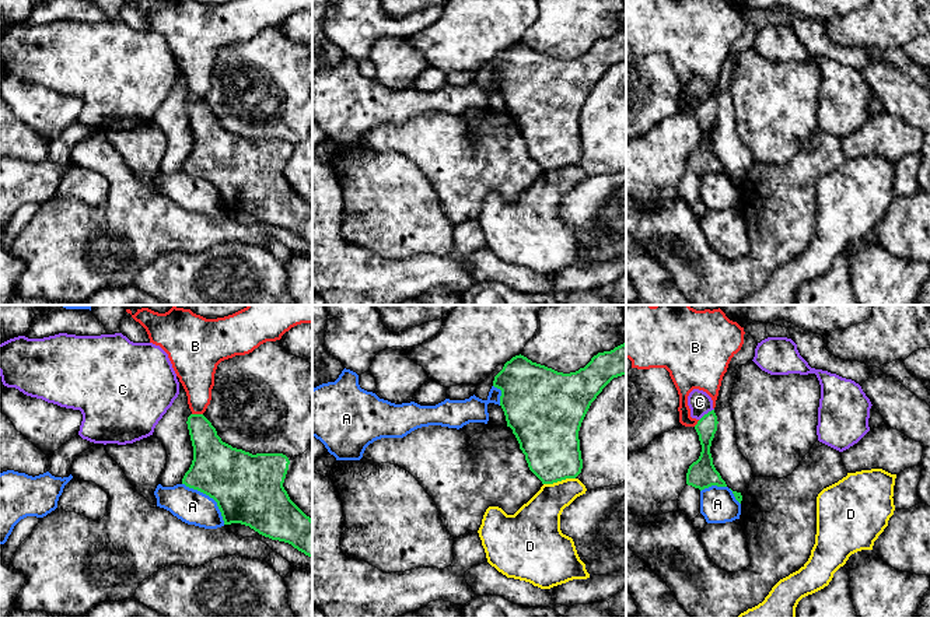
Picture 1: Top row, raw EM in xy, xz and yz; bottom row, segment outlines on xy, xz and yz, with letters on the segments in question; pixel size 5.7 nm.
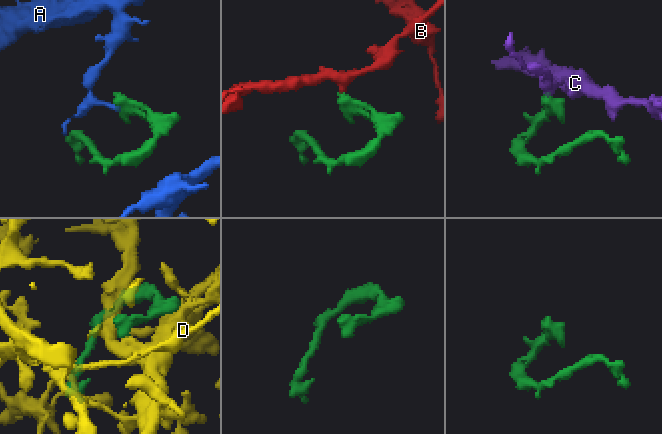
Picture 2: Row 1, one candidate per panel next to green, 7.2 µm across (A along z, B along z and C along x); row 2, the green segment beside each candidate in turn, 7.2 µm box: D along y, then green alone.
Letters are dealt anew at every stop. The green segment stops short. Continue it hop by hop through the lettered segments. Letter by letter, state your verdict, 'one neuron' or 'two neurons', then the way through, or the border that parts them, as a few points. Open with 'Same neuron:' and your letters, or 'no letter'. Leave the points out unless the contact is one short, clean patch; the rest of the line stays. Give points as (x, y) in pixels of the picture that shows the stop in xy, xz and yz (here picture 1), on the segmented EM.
Same neuron: no letter
A: two neurons; border along xy (182, 483), (207, 494), (216, 502), (224, 523)
B: two neurons; border along xy (192, 413), (202, 414)
C: two neurons; border along yz (713, 409), (699, 420)
D: two neurons

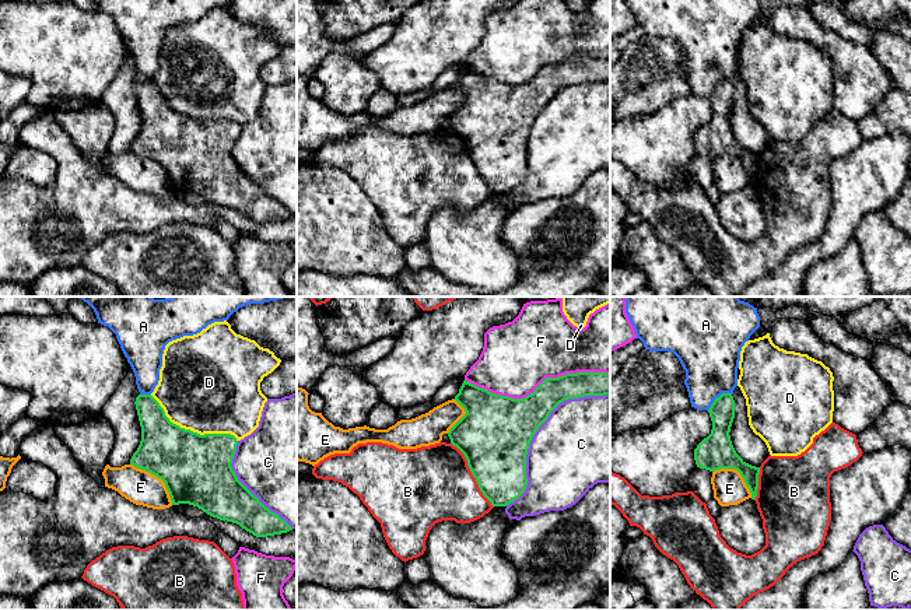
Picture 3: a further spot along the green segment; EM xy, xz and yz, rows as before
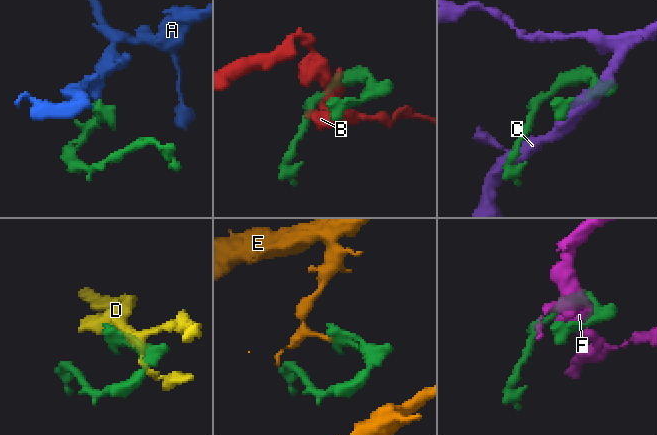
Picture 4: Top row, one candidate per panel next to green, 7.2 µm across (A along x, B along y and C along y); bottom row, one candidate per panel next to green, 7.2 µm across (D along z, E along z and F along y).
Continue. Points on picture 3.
Same neuron: no letter
A: two neurons; border along yz (731, 393), (718, 396), (707, 410)
B: two neurons
C: two neurons
D: two neurons
E: two neurons; border along xy (130, 463), (156, 474), (164, 483), (172, 504)
F: two neurons

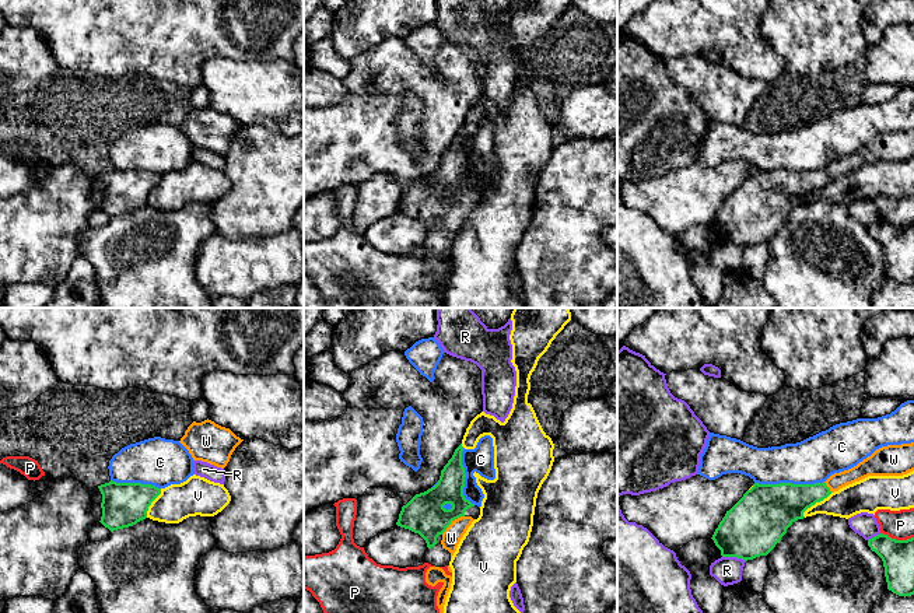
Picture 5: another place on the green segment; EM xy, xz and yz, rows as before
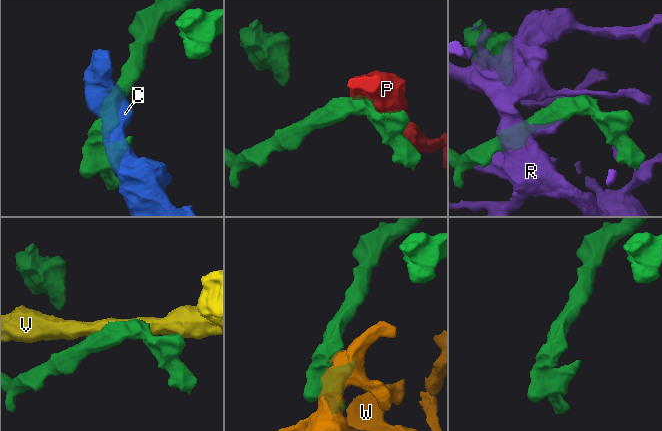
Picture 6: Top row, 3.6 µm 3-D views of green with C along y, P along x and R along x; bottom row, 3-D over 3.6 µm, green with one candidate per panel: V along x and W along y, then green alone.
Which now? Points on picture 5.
Same neuron: W
C: two neurons
P: two neurons
R: two neurons
V: two neurons
W: one neuron; runs through xz (424, 514), (430, 519), (451, 521), (451, 538)

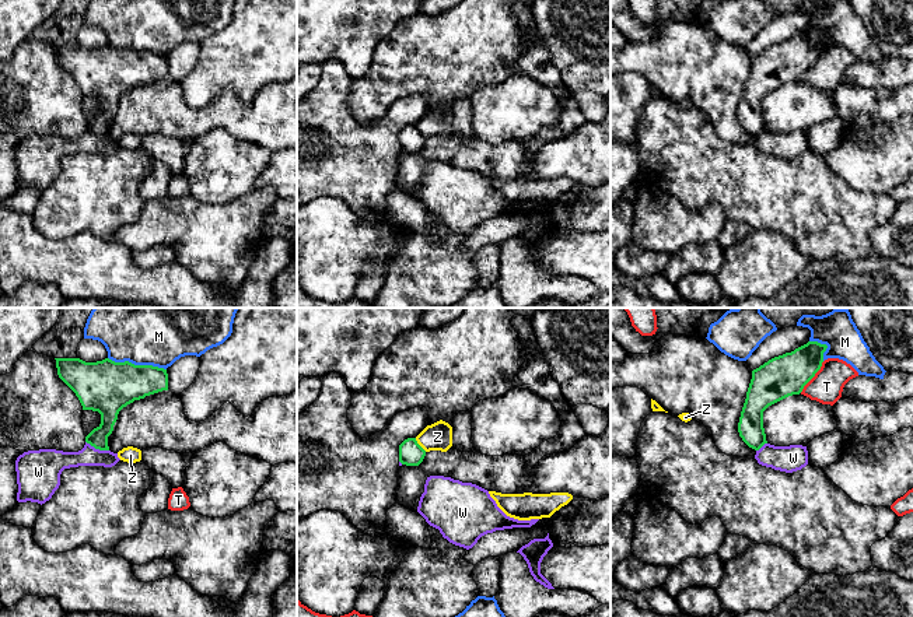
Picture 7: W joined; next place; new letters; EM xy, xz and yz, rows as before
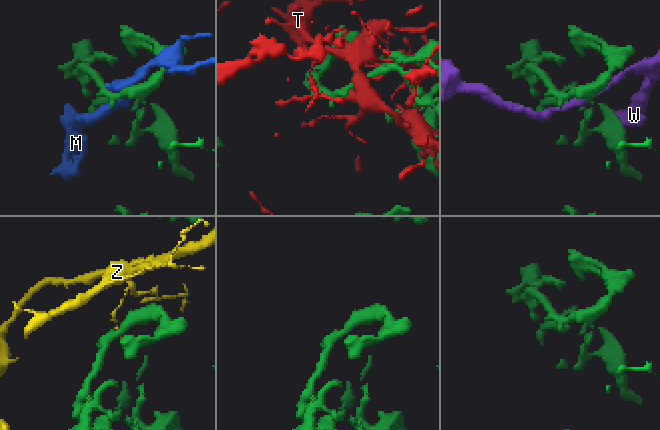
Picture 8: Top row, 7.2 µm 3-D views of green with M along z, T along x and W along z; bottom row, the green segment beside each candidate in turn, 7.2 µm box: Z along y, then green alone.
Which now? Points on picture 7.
Same neuron: no letter
M: two neurons
T: two neurons
W: two neurons
Z: two neurons

